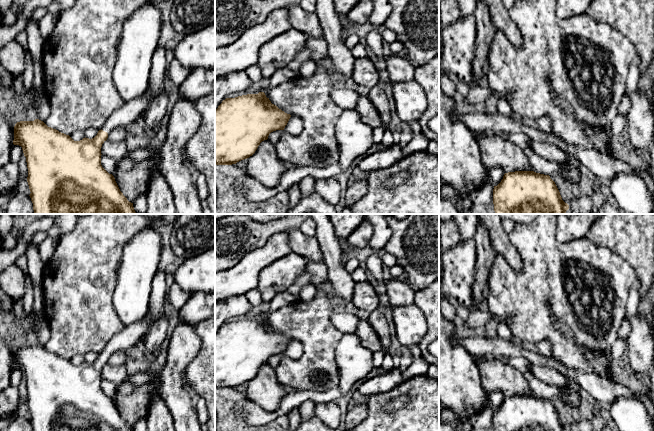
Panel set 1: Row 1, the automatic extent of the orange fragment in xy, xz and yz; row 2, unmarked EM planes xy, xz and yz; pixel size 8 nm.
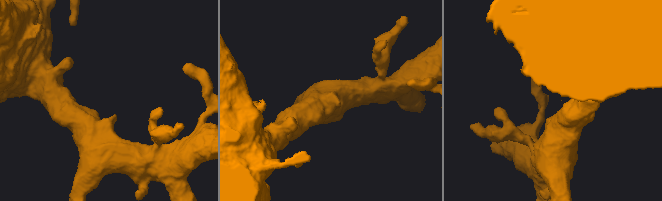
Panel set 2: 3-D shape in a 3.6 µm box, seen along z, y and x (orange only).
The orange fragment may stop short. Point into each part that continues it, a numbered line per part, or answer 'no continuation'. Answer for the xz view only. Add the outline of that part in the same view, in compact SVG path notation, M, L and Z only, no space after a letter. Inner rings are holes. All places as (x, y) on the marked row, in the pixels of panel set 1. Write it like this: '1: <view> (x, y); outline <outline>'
no continuation

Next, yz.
no continuation

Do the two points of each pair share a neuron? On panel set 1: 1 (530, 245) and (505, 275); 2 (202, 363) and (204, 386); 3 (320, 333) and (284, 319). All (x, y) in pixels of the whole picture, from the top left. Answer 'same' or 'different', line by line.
1: same
2: same
3: same

